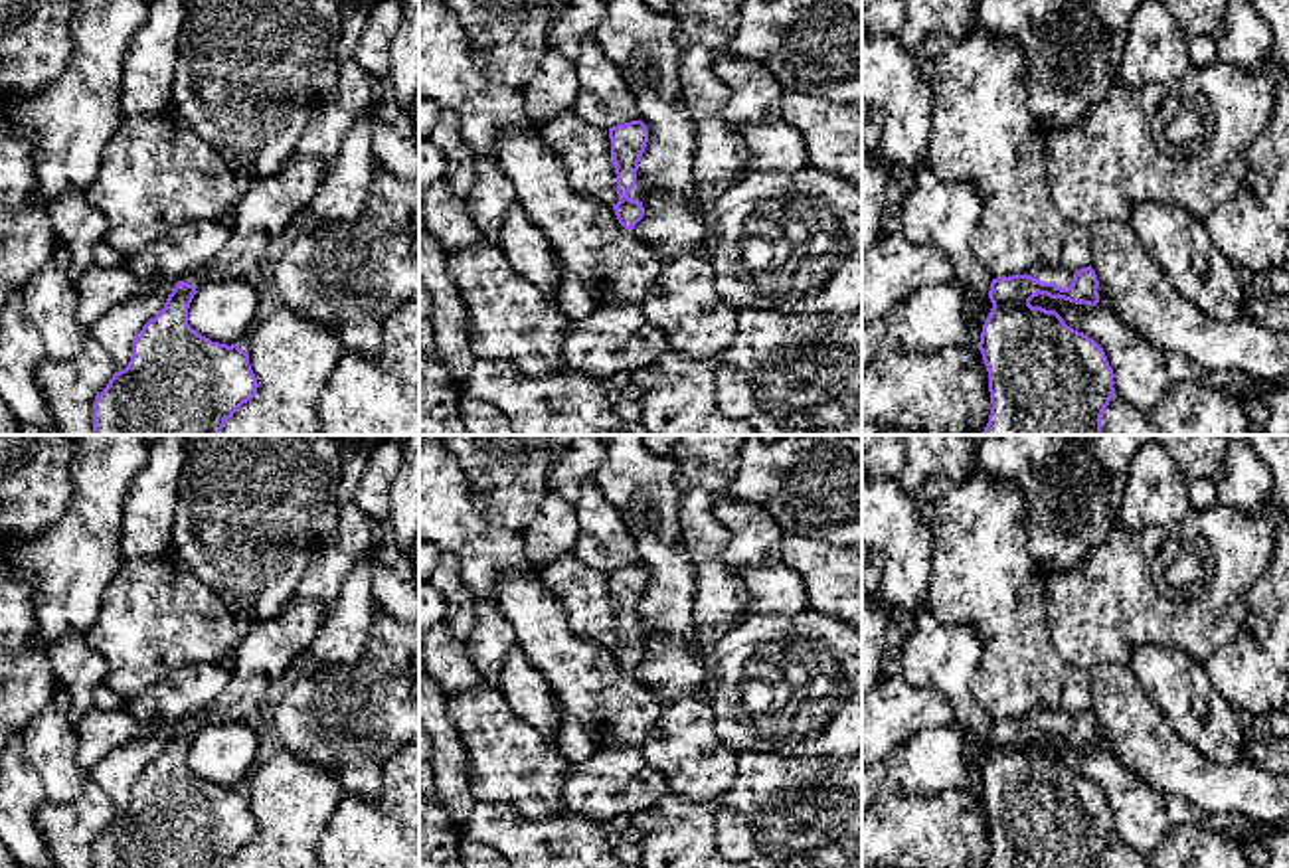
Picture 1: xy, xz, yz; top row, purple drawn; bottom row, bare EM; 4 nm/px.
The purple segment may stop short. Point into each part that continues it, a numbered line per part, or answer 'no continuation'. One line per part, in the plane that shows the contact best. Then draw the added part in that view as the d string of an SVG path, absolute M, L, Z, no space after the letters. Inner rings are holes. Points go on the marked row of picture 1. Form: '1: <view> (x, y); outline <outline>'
1: yz (1060, 277); outline M1054 267L1036 269L1030 277L1042 283L1056 283L1062 289L1068 289L1074 281L1074 273Z

